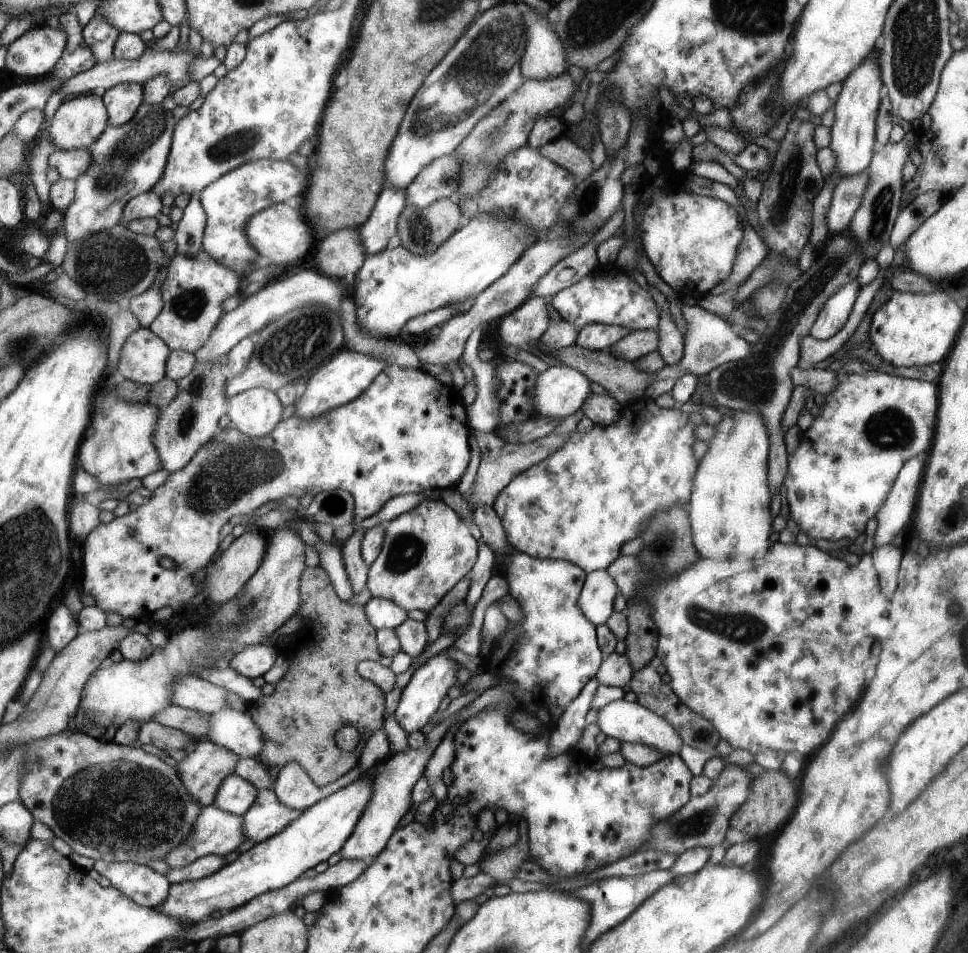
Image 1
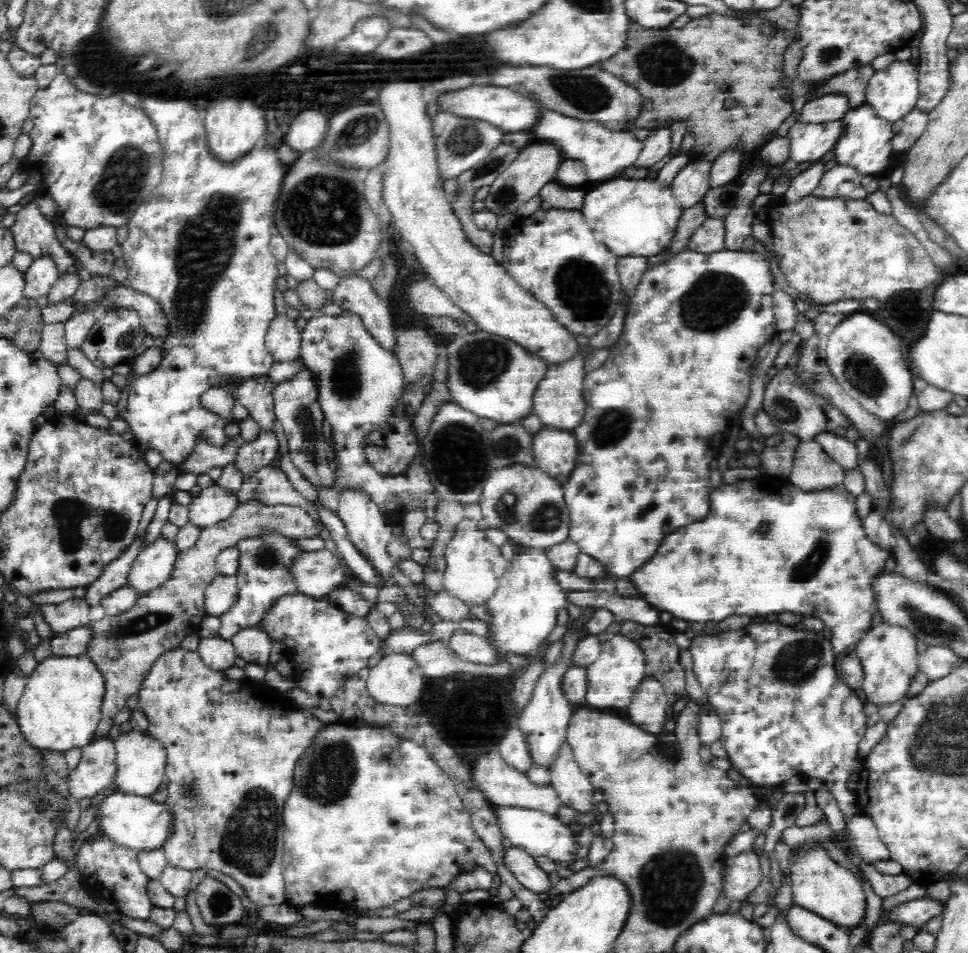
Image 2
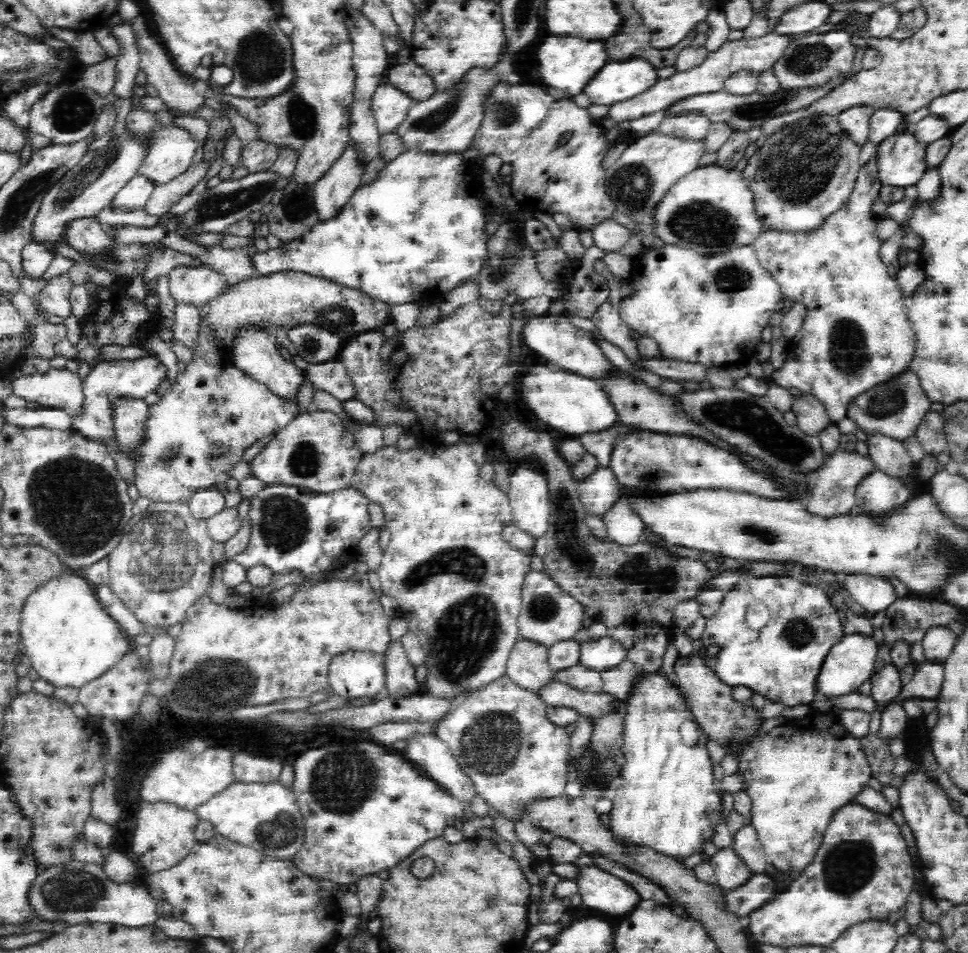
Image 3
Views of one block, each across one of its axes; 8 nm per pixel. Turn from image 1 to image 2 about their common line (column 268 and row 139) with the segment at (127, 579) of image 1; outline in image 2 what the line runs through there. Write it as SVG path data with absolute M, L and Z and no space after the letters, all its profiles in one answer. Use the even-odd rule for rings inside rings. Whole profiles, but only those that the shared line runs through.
M445 110L445 112L436 114L432 125L432 134L435 137L439 176L444 182L449 179L458 179L466 170L470 170L485 156L488 156L492 150L502 144L504 132L484 120L460 117Z

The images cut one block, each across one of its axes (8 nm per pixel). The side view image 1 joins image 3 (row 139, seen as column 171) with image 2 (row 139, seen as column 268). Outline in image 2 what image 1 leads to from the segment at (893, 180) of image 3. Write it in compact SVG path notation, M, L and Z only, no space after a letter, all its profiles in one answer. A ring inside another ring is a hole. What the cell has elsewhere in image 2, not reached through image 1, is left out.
M869 105L848 110L841 121L842 132L833 148L837 164L856 169L860 176L887 175L892 158L897 156L891 145L893 123L876 116Z

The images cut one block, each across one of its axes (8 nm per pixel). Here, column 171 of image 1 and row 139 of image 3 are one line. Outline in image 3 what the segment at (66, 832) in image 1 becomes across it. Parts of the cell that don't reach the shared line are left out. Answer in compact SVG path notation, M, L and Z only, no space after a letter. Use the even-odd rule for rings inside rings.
M818 113L792 121L767 136L764 144L755 152L741 176L749 184L755 196L756 216L762 223L762 230L781 229L784 232L808 232L818 228L827 216L844 206L856 184L860 170L859 154L861 146L848 136L839 118L831 114Z

